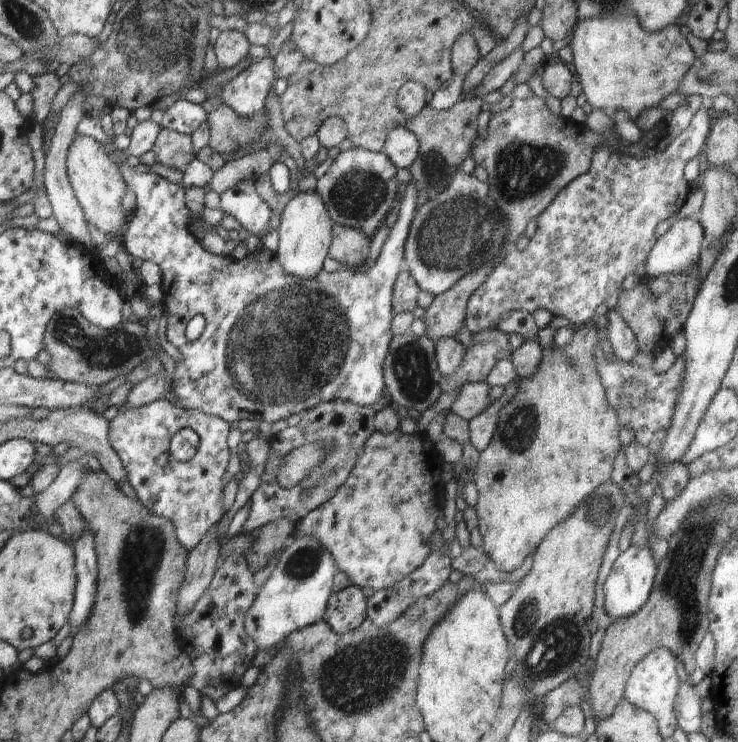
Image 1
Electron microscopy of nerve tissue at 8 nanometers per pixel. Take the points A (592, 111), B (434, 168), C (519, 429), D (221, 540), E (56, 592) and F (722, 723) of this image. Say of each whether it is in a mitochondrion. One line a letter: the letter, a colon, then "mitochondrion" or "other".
A: other
B: mitochondrion
C: mitochondrion
D: other
E: other
F: other

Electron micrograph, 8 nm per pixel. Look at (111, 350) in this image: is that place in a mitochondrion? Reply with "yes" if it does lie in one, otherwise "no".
yes

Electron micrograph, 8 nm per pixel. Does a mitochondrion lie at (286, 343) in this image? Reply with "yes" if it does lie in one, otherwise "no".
yes

